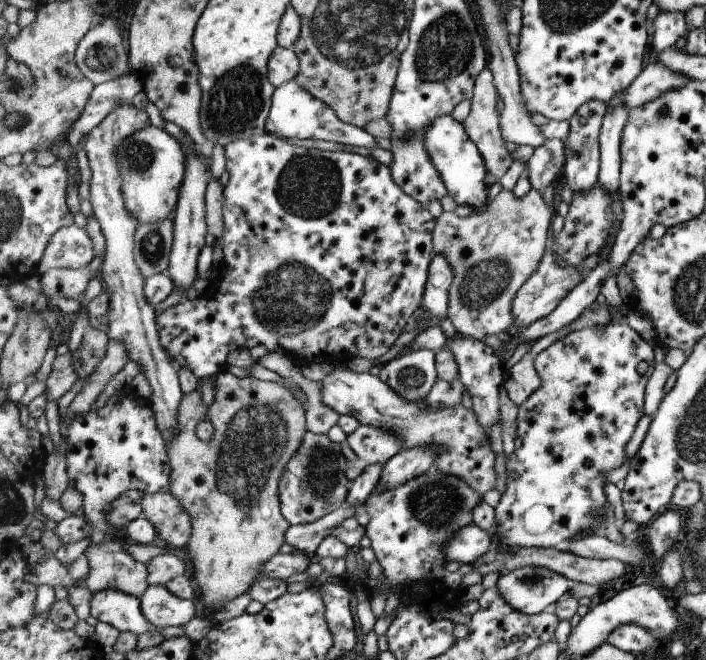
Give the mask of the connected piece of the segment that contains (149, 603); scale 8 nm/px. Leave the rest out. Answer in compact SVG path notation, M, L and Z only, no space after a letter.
M150 586L140 598L145 618L159 629L185 626L197 616L197 606L175 596L166 586Z

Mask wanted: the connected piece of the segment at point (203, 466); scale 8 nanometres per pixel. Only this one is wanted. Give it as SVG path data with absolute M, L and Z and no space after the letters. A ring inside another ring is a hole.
M221 370L219 374L210 378L203 378L199 382L199 388L191 394L184 394L181 398L181 404L179 404L179 410L177 410L177 436L173 440L167 440L168 453L171 465L171 491L173 496L181 502L183 510L191 516L191 524L193 524L193 532L191 532L191 538L187 542L187 549L183 553L192 563L193 576L198 583L199 590L201 592L201 602L205 608L214 608L221 606L223 608L228 602L231 602L234 598L243 594L249 594L252 586L262 576L265 565L272 561L281 550L281 546L285 544L285 534L291 528L292 524L285 518L285 515L281 512L281 497L280 497L280 482L284 476L285 470L288 468L289 460L299 452L301 444L303 444L305 433L308 432L308 413L305 405L301 405L301 402L295 398L295 394L291 390L287 390L286 386L281 386L277 382L263 381L254 378L253 376L238 378L225 370ZM205 382L211 382L215 386L215 402L208 407L203 402L203 394L201 394L201 388ZM203 420L211 420L215 428L215 436L213 440L205 442L197 436L197 426L199 422Z

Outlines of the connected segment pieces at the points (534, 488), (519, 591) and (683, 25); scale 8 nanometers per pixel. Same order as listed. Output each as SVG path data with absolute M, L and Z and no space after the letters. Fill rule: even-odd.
M627 320L619 322L619 324L609 323L605 326L597 325L596 327L587 327L569 333L565 338L557 340L555 344L549 346L540 352L535 359L536 369L541 376L541 388L538 388L531 398L527 399L519 407L518 437L521 439L522 445L513 454L507 456L506 460L506 490L496 506L497 513L496 530L497 538L501 540L501 544L506 547L539 547L539 548L558 548L566 544L571 538L576 538L579 534L585 532L595 532L597 528L603 526L605 516L601 514L602 509L606 509L608 505L607 494L605 494L605 484L607 484L607 474L621 468L625 464L625 450L628 448L629 442L636 433L637 425L640 424L641 418L645 415L645 388L647 382L655 370L655 352L654 347L648 339L643 338L632 326L629 326ZM646 362L647 370L641 374L639 372L639 364Z
M526 566L501 575L497 584L501 596L513 608L534 615L550 610L569 590L568 578L549 568Z
M660 10L654 18L654 33L651 39L651 53L663 52L669 48L676 48L681 38L688 38L690 31L685 14L681 12L665 12Z

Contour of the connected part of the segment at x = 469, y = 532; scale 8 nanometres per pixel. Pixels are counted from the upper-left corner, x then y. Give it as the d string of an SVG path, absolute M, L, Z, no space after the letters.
M469 524L455 534L455 538L447 544L445 554L449 561L456 560L459 563L472 564L473 560L491 548L493 542L488 532L475 524Z

